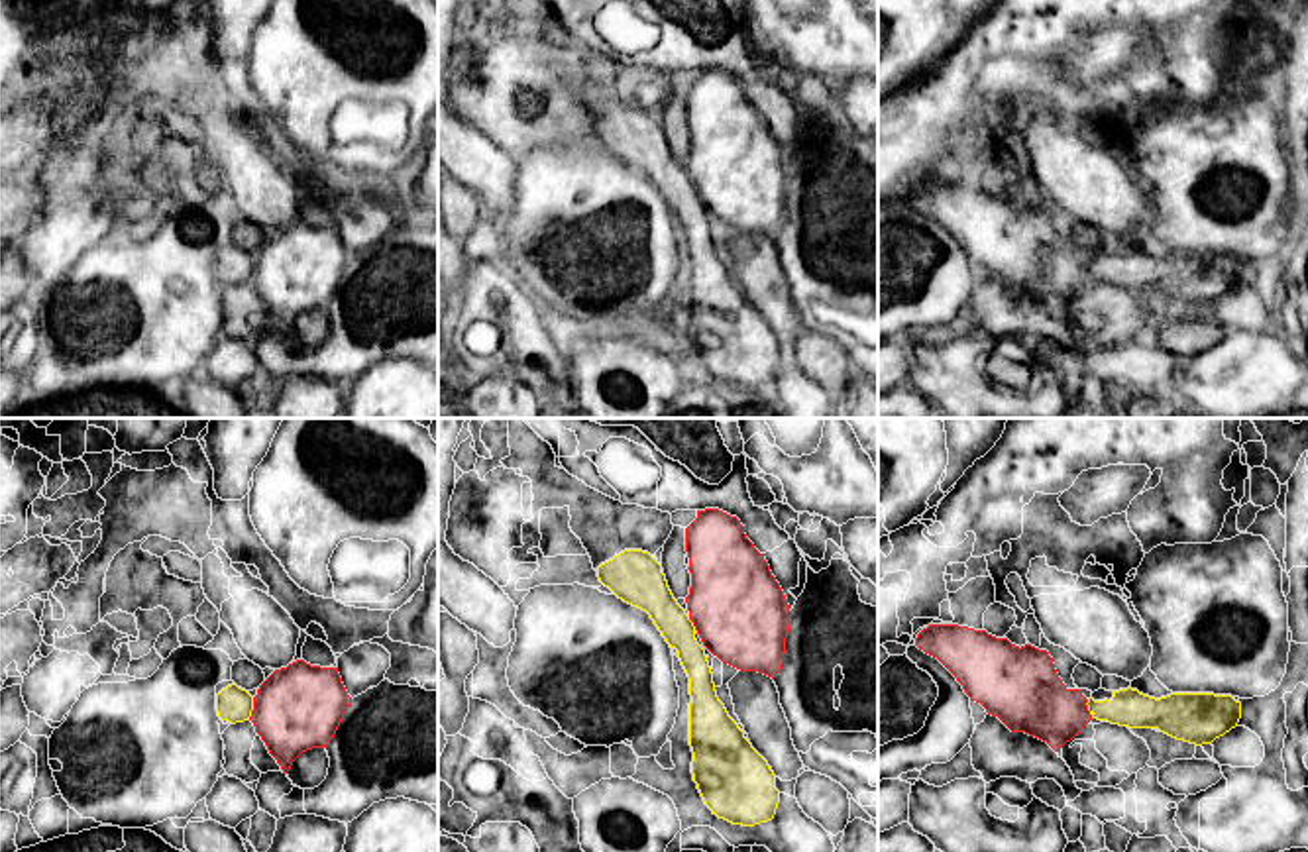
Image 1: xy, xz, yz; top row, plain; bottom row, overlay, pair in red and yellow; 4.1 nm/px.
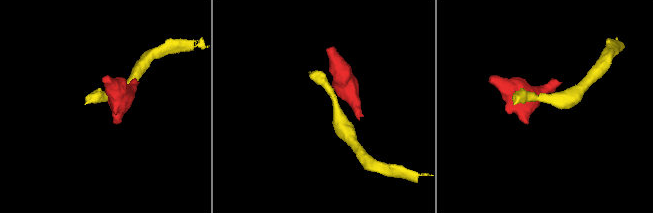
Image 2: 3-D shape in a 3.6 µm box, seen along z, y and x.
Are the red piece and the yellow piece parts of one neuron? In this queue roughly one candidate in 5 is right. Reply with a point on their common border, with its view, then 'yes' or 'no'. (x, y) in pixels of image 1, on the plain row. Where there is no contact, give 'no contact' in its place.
xy (254, 269) | no

